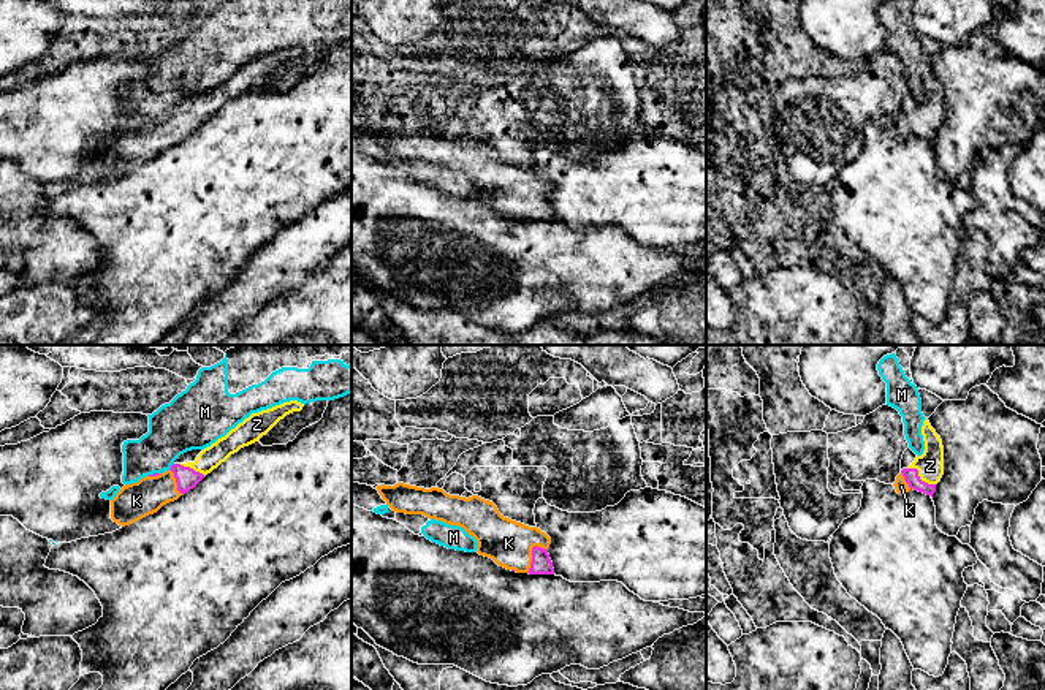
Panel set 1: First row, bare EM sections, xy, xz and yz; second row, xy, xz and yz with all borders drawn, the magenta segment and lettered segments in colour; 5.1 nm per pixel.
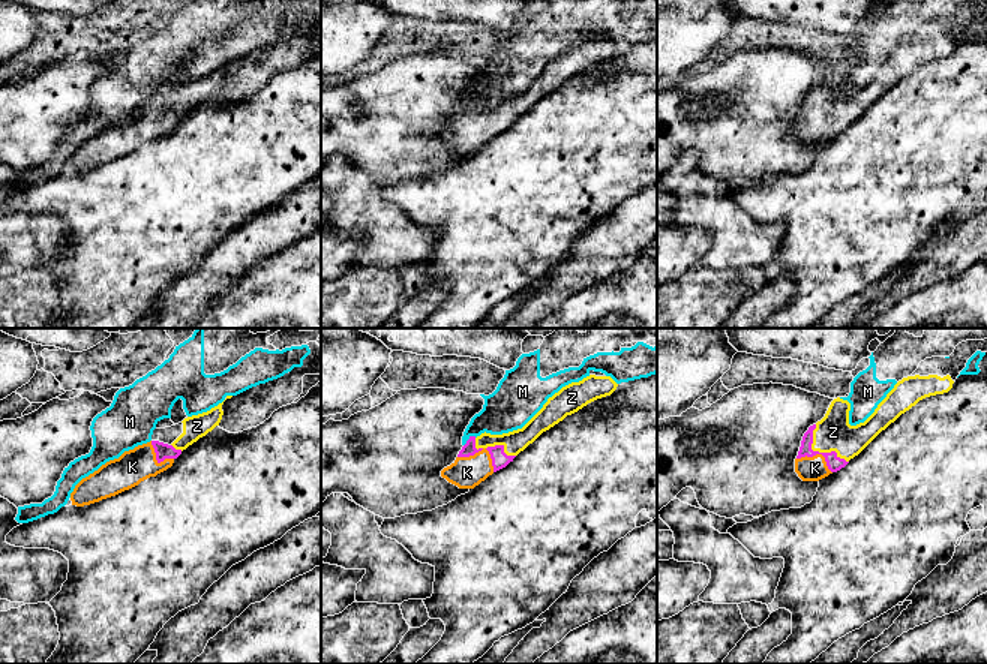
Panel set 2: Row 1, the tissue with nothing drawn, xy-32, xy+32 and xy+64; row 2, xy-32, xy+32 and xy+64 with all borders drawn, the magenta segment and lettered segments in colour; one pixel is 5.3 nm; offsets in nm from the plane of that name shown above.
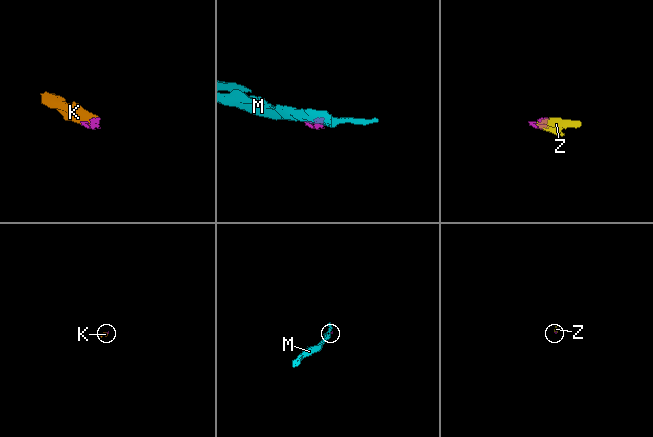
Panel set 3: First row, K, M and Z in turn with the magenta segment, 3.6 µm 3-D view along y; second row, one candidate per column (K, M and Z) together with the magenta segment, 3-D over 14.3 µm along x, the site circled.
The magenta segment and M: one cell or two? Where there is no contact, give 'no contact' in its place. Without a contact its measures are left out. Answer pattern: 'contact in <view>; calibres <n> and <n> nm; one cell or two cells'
contact in xy; calibres 110 and 280 nm; two cells

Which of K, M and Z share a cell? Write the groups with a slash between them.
K Z / M

